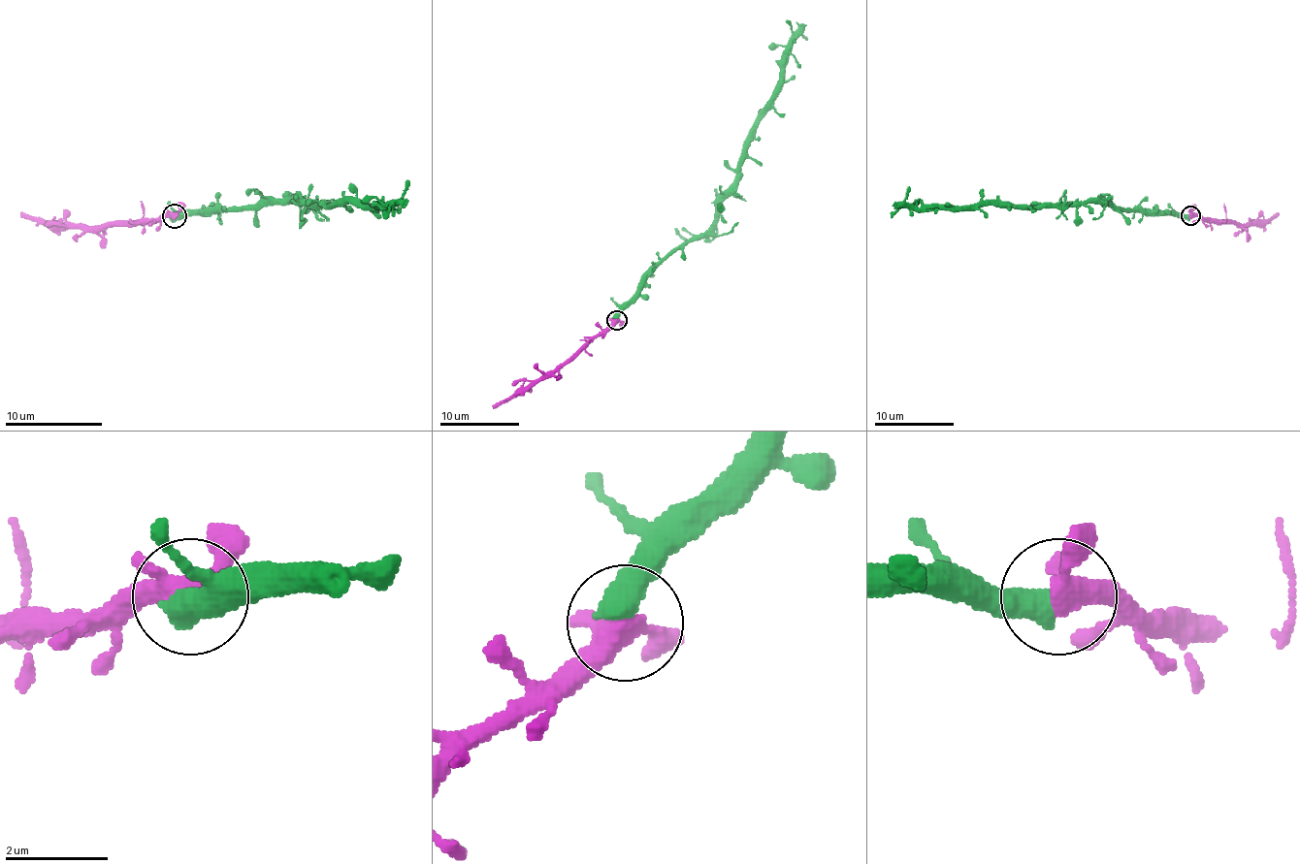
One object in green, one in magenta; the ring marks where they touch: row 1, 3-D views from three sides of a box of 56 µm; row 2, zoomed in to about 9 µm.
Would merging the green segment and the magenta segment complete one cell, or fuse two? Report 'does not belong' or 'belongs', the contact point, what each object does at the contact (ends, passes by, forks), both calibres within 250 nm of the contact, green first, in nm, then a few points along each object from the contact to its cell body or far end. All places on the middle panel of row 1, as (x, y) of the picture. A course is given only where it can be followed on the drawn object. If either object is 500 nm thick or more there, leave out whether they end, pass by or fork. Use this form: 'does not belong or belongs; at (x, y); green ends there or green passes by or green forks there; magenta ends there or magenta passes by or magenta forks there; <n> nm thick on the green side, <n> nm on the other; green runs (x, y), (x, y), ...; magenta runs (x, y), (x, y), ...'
belongs; at (616, 320); 600 nm thick on the green side, 360 nm on the other; green runs (617, 318), (651, 273), (712, 224), (743, 141), (773, 97), (781, 56), (798, 34), (806, 38); magenta runs (617, 320), (591, 336), (554, 369), (536, 379), (526, 379), (493, 407)

